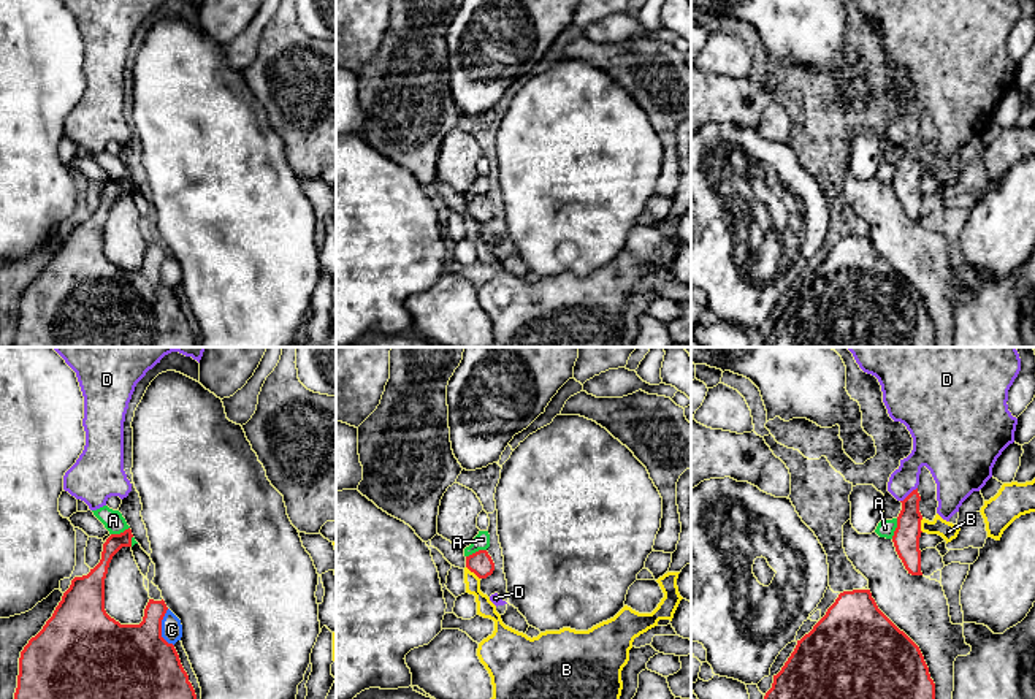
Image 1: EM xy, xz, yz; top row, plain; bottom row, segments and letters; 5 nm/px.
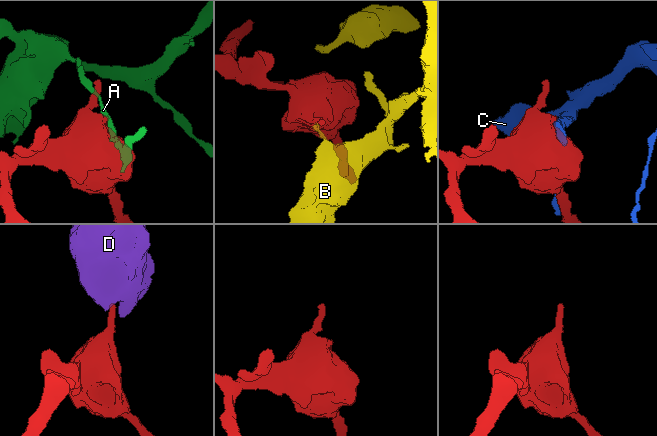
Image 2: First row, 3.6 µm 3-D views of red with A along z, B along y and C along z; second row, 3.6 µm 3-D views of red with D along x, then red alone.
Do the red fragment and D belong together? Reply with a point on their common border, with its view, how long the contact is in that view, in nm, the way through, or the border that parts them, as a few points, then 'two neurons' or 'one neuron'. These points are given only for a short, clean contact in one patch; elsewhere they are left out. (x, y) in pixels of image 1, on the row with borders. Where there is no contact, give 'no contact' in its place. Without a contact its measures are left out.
contact yz (910, 493); length 120 nm; way yz (907, 534), (910, 493), (921, 462), (956, 476); one neuron

